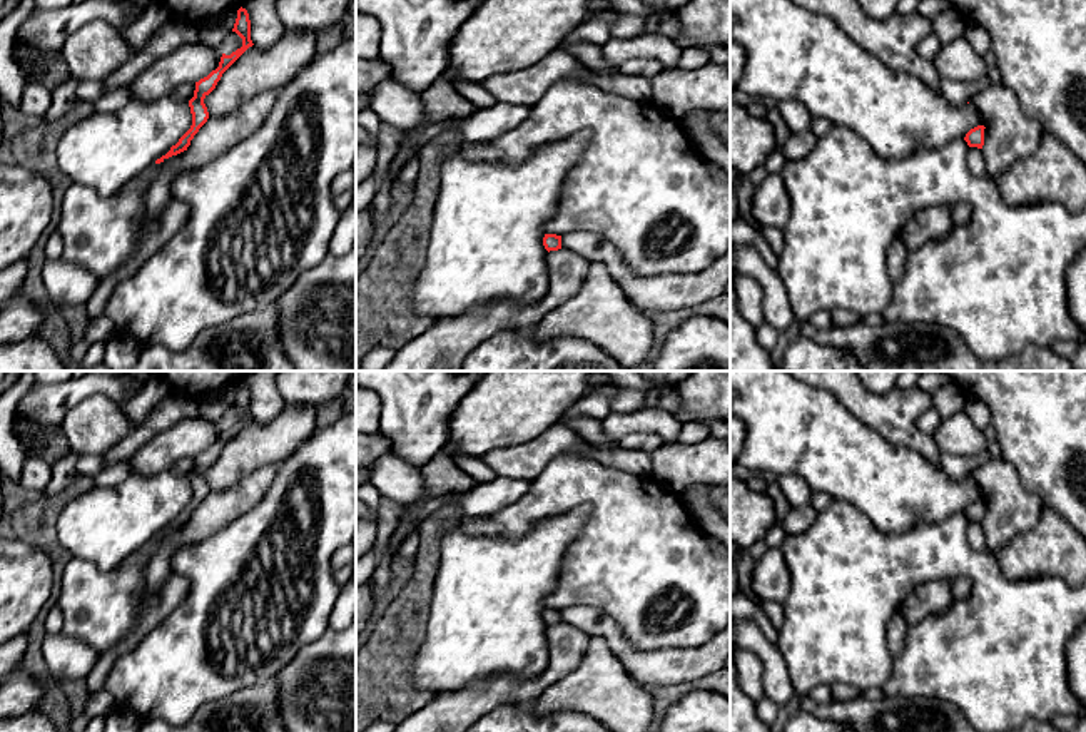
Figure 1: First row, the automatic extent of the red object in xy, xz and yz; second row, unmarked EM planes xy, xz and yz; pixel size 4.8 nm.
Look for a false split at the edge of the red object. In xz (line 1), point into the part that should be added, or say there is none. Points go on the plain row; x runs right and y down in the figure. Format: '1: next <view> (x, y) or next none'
1: next none

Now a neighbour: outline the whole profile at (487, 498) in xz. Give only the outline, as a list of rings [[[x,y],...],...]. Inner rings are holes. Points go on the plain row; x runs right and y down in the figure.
[[[496,476],[495,480],[486,483],[476,483],[469,491],[458,496],[446,495],[429,500],[424,506],[419,506],[416,510],[406,508],[389,538],[386,550],[389,553],[394,553],[401,546],[403,540],[411,536],[428,515],[431,515],[448,501],[454,501],[463,511],[463,516],[481,518],[495,515],[500,510],[513,505],[528,491],[528,488],[530,481],[526,480]]]

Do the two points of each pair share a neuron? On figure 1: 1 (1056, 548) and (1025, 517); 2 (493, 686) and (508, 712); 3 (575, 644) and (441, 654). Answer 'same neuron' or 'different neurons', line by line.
1: different neurons
2: different neurons
3: different neurons

